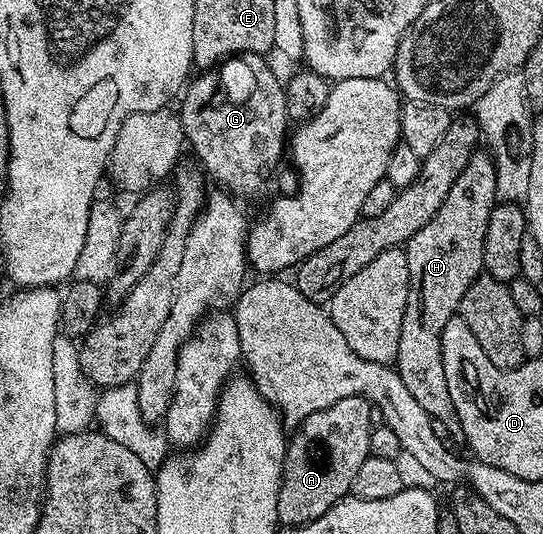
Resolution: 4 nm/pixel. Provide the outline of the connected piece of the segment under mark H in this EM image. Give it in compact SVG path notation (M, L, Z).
M476 152L465 172L457 176L457 184L449 188L445 204L437 208L437 216L433 216L417 236L410 238L405 247L411 283L405 320L401 320L401 344L394 365L405 388L409 388L417 404L425 408L428 419L440 427L447 426L448 435L462 435L463 429L457 404L453 396L449 396L449 380L445 380L441 340L447 321L458 315L465 292L469 292L475 279L484 273L483 241L491 210L497 204L497 192L497 172L491 154Z

